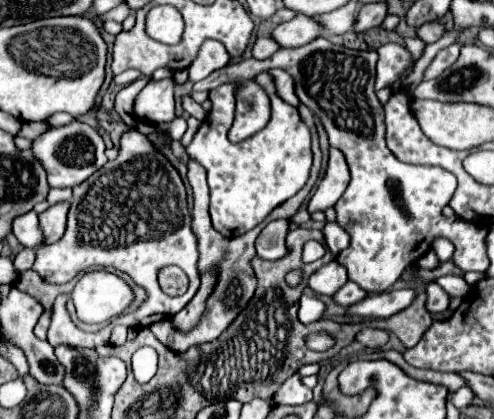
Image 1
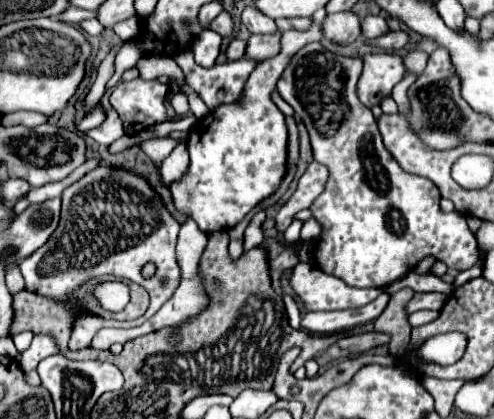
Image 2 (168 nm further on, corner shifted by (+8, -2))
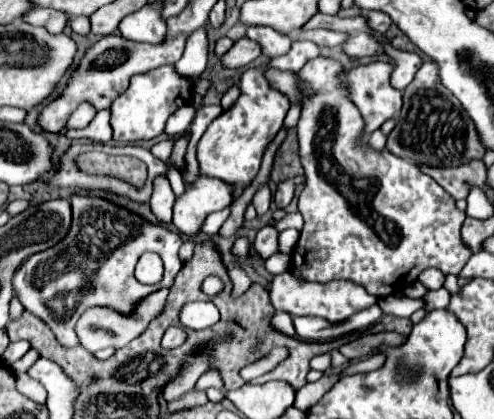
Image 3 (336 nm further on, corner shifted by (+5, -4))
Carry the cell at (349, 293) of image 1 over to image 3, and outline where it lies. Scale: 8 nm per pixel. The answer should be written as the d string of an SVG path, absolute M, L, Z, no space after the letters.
M291 270L279 274L273 278L271 286L269 286L269 294L271 294L271 302L277 310L285 310L291 316L321 316L329 322L343 322L349 316L353 316L355 312L361 312L363 308L371 306L377 302L377 296L371 296L369 292L365 292L365 288L359 288L357 284L351 282L307 282L307 280L299 280Z

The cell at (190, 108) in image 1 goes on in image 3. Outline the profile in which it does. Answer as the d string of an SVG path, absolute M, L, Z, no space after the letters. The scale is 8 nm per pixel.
M325 56L309 60L297 72L303 94L297 132L307 182L299 196L299 212L305 218L305 228L291 256L291 270L311 282L351 280L379 298L401 292L431 266L443 270L443 274L457 276L473 256L461 238L461 226L467 218L465 212L457 210L455 200L431 176L419 172L413 162L391 154L387 148L375 150L363 140L365 120L347 96L349 88L341 78L343 72L345 68L337 60Z

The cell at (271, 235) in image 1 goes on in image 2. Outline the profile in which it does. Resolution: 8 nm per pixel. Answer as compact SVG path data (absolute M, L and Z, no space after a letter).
M264 210L256 212L256 214L252 216L248 228L244 230L244 250L246 250L246 252L252 250L252 248L256 248L256 246L264 240L264 236L262 236L262 222L264 222L264 218L266 218L266 216L264 216Z

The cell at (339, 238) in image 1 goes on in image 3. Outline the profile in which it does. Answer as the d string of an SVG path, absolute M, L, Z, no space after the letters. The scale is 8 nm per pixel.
M295 212L295 214L287 214L283 220L271 220L271 224L275 224L275 228L281 228L281 230L285 230L285 228L295 228L295 230L303 230L303 216L299 216L299 212Z

